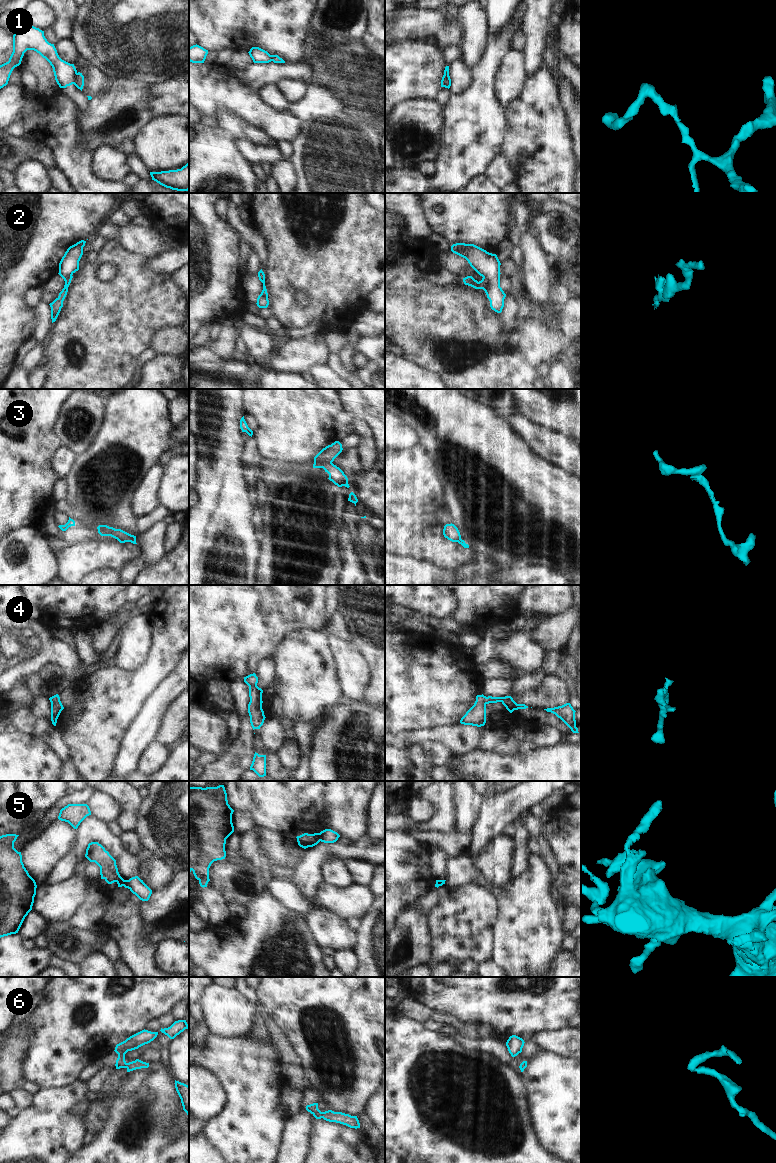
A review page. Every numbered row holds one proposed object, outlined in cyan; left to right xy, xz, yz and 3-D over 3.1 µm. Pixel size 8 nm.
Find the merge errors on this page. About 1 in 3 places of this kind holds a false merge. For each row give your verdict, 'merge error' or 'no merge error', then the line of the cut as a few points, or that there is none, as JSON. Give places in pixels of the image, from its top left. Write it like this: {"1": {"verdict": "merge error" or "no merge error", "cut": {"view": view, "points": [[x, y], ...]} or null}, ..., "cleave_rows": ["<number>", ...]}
{"1": {"verdict": "merge error", "cut": {"view": "xy", "points": [[76, 72], [73, 83]]}}, "2": {"verdict": "no merge error", "cut": null}, "3": {"verdict": "merge error", "cut": {"view": "xz", "points": [[314, 461], [331, 463]]}}, "4": {"verdict": "no merge error", "cut": null}, "5": {"verdict": "merge error", "cut": {"view": "xz", "points": [[319, 833], [320, 840]]}}, "6": {"verdict": "no merge error", "cut": null}, "cleave_rows": ["1", "3", "5"]}

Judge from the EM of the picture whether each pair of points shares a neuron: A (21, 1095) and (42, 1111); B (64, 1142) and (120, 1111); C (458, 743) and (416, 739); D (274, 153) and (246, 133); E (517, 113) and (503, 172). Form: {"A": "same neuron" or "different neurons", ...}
{"A": "different neurons", "B": "different neurons", "C": "same neuron", "D": "different neurons", "E": "different neurons"}

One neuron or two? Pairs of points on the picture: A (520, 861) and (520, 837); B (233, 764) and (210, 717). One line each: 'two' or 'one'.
A: one
B: two

